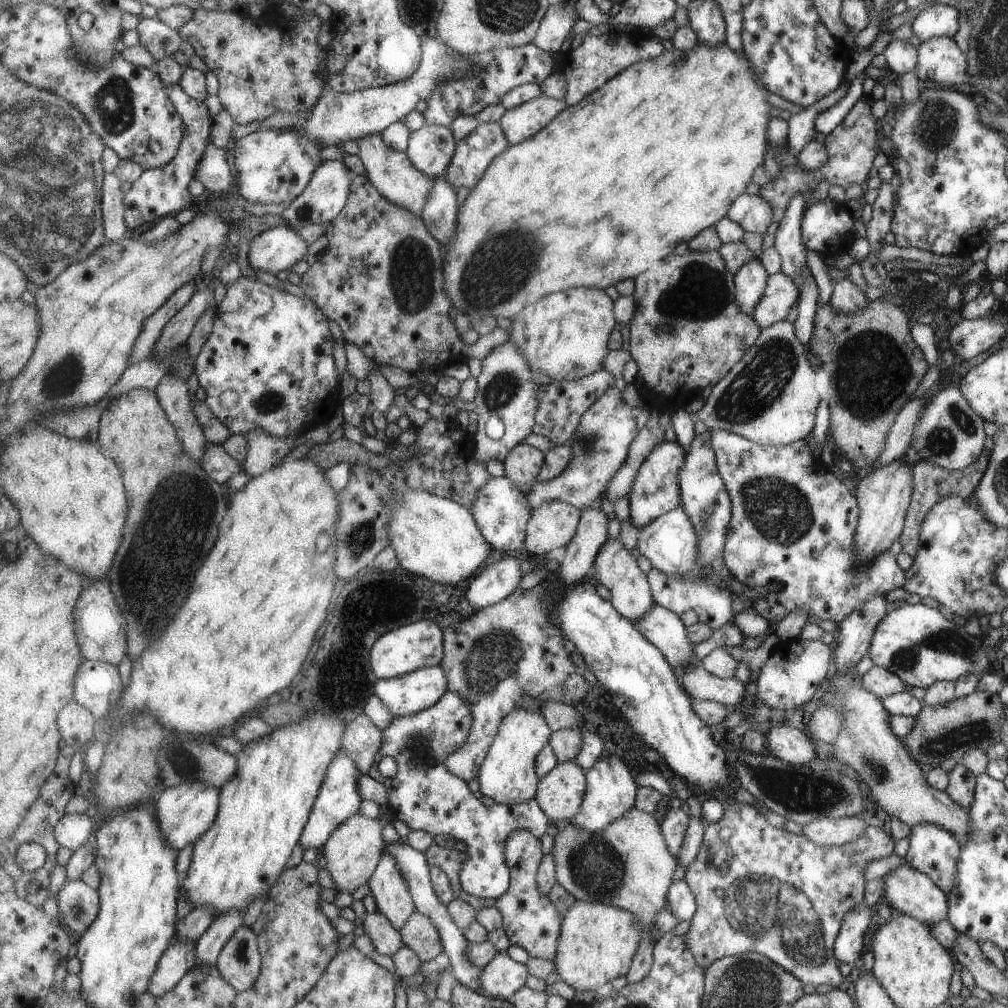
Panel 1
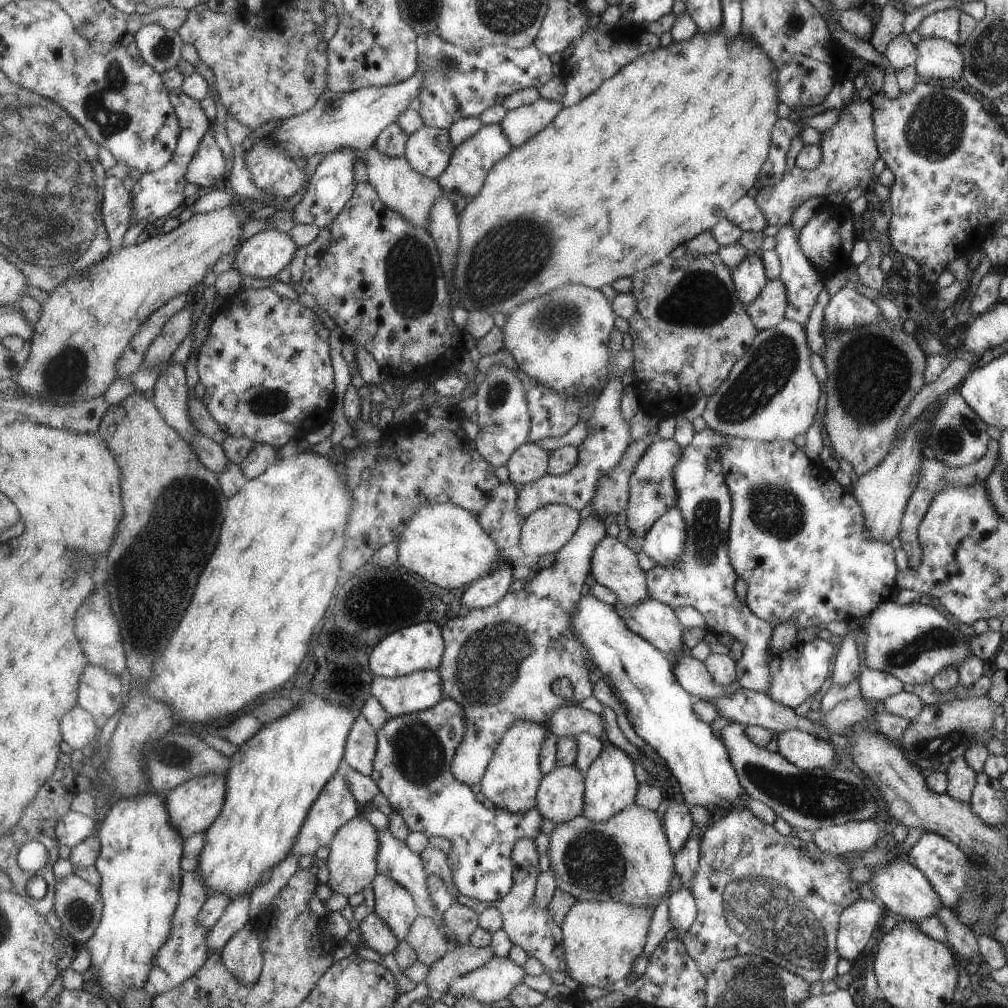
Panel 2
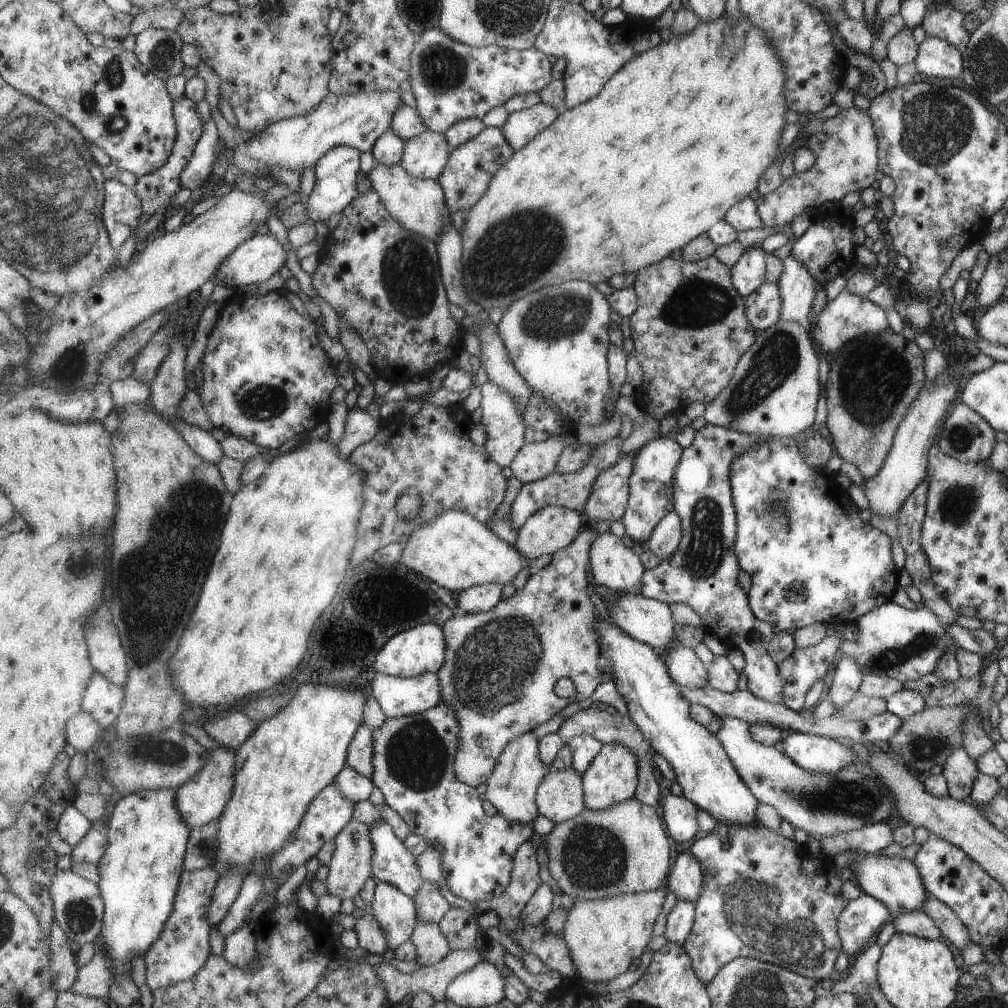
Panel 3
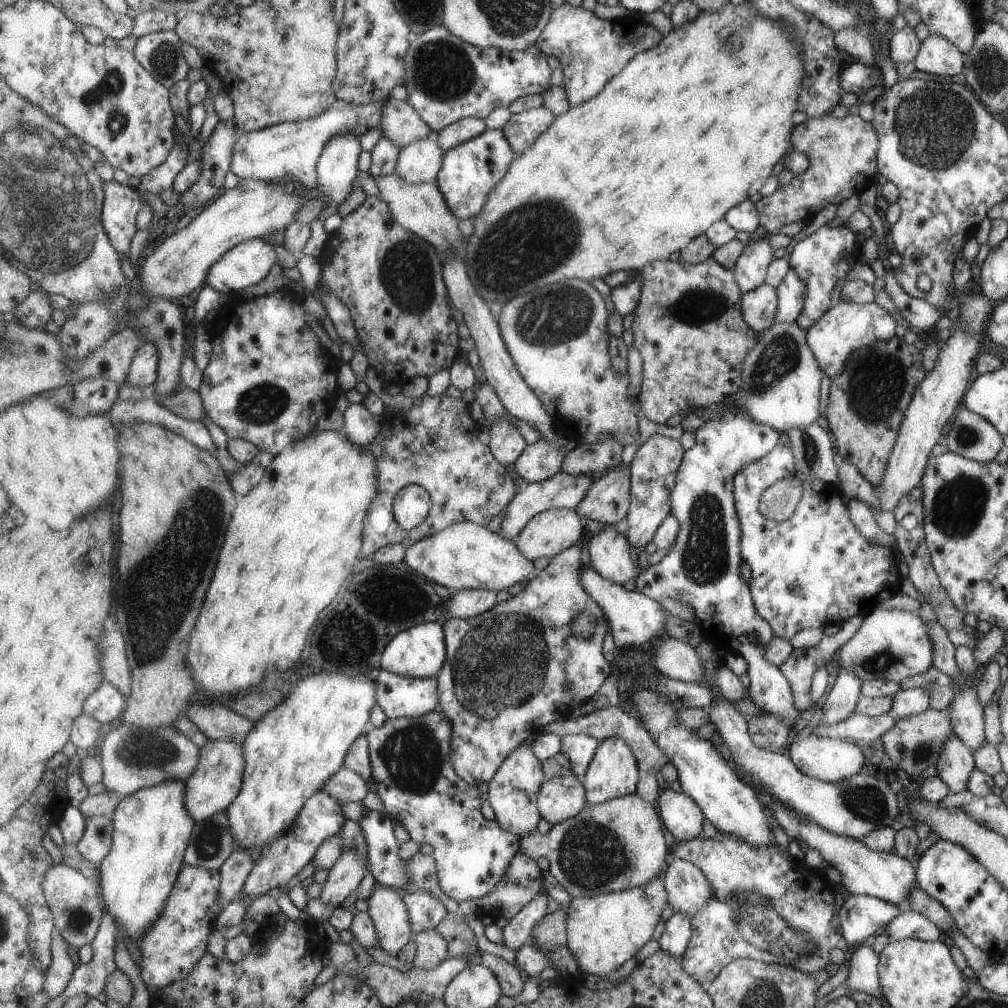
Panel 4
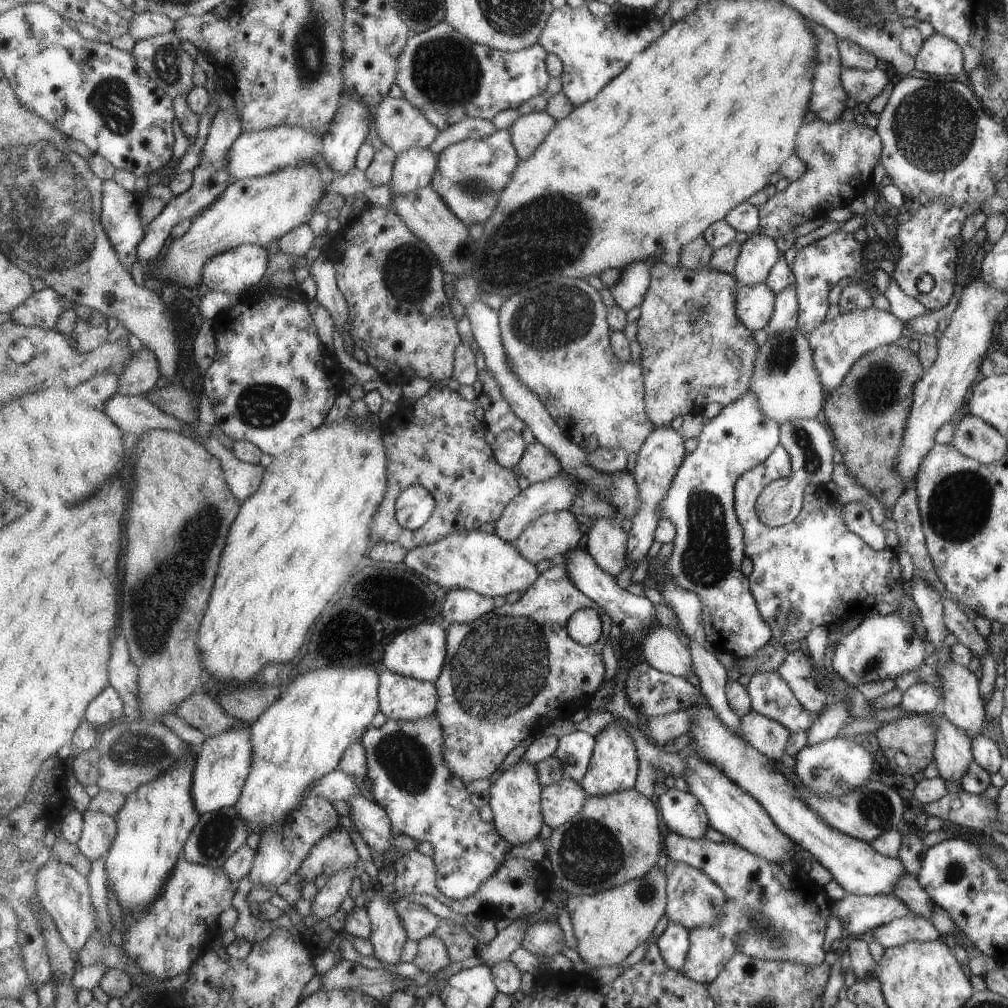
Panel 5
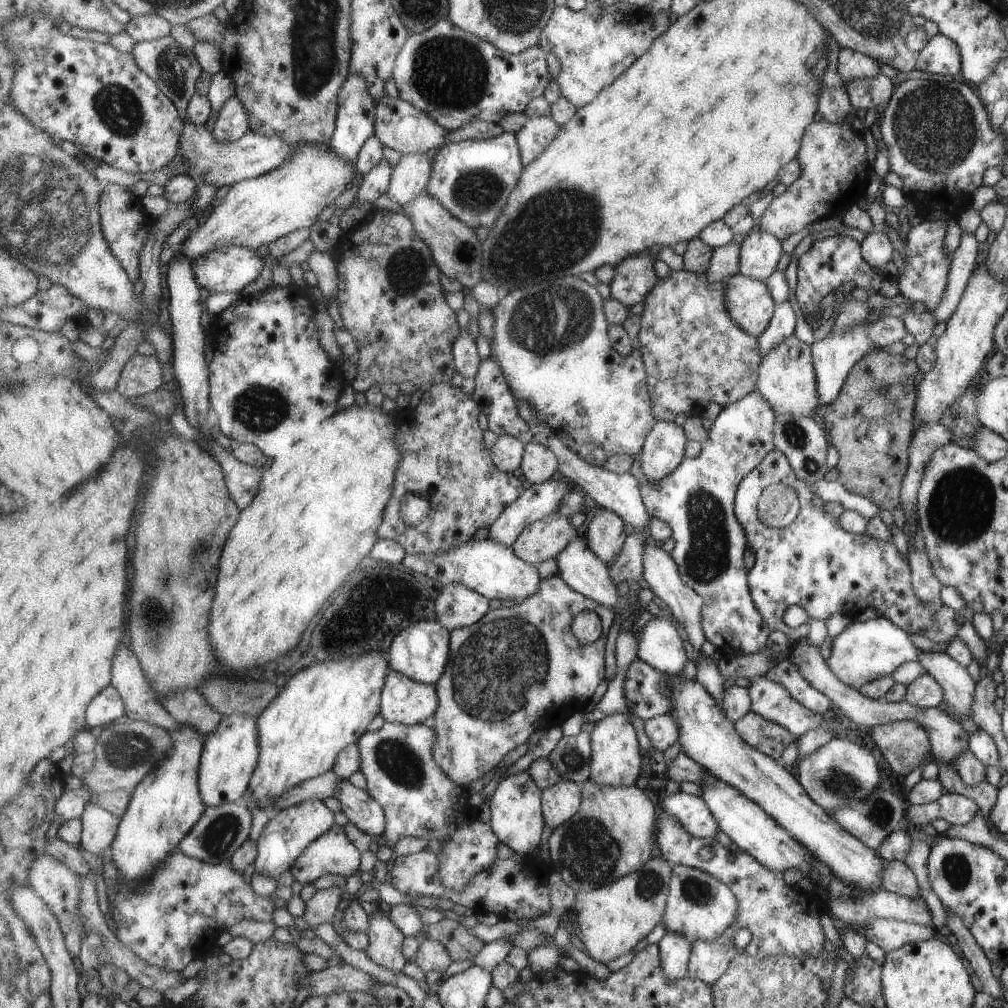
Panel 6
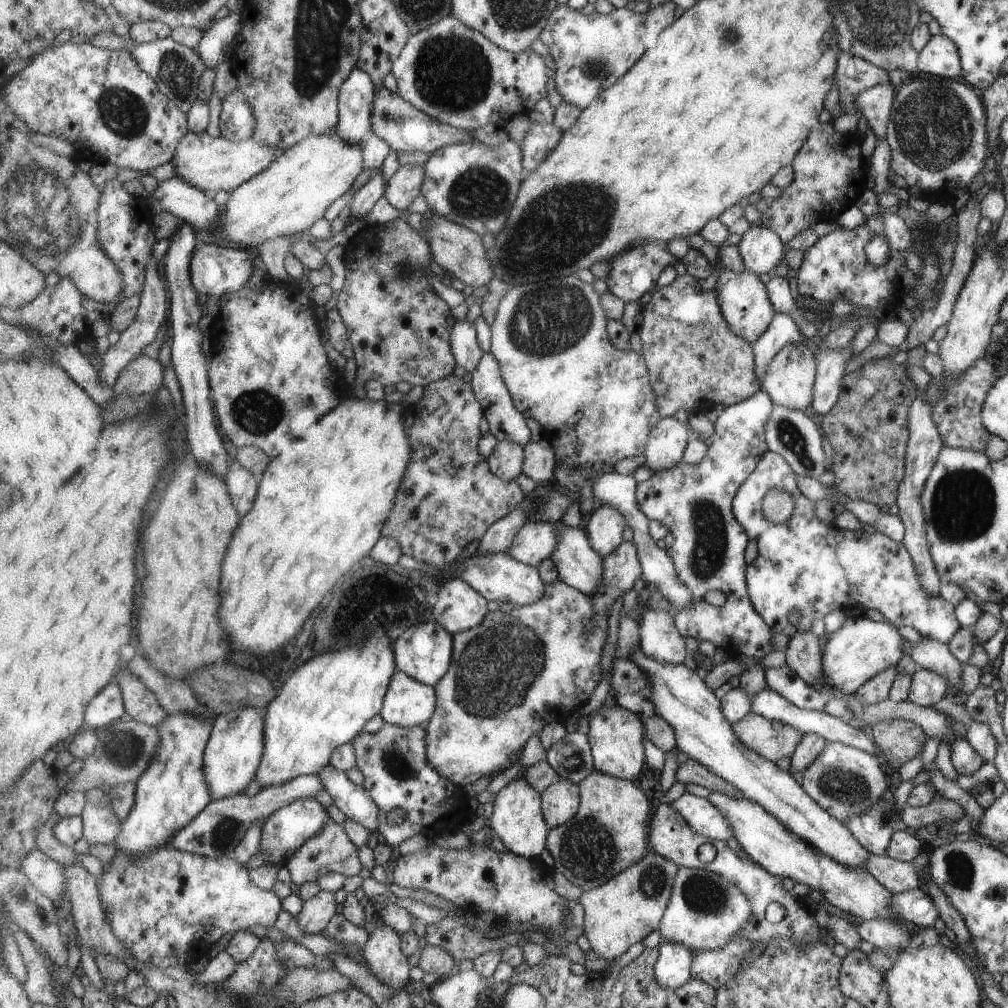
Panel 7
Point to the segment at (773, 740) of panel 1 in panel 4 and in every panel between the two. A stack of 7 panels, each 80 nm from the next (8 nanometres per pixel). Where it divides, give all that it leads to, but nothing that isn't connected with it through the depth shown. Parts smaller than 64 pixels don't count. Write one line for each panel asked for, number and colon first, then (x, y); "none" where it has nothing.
2: (805, 751)
3: (814, 754)
4: (825, 759)

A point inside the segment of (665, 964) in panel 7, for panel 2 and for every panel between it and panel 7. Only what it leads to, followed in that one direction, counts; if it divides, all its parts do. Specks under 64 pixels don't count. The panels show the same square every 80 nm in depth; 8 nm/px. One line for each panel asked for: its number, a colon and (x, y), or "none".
2: (683, 908)
3: (680, 921)
4: (678, 931)
5: (675, 943)
6: (675, 948)

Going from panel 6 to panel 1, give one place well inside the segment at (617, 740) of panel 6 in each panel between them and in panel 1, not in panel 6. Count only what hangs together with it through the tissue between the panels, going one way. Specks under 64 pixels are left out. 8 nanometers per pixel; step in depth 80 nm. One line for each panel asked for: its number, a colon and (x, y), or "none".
1: (611, 791)
2: (611, 785)
3: (613, 777)
4: (614, 772)
5: (615, 764)

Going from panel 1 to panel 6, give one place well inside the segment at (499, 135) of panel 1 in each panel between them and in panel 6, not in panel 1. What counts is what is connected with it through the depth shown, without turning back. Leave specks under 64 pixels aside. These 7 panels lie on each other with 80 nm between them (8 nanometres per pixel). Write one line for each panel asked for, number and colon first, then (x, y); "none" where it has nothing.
2: (472, 161)
3: (471, 167)
4: (470, 171)
5: (472, 174)
6: (474, 178)

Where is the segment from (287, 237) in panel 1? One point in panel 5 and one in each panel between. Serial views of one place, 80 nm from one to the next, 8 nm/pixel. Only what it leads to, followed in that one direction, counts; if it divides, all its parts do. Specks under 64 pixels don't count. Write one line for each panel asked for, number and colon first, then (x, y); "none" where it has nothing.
2: (264, 255)
3: (258, 258)
4: (249, 262)
5: (235, 270)

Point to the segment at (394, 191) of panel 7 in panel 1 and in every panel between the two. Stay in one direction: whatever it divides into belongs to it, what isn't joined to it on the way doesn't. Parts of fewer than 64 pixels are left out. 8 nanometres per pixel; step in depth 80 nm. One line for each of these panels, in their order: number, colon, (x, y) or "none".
1: (432, 148)
2: (430, 150)
3: (425, 156)
4: (421, 161)
5: (415, 168)
6: (411, 175)

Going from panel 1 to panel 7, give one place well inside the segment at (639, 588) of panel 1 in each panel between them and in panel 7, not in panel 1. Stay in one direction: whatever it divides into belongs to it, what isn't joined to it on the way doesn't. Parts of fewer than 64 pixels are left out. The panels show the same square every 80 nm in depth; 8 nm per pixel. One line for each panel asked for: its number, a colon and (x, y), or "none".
2: (615, 565)
3: (614, 565)
4: (610, 551)
5: (607, 541)
6: (606, 536)
7: (605, 528)

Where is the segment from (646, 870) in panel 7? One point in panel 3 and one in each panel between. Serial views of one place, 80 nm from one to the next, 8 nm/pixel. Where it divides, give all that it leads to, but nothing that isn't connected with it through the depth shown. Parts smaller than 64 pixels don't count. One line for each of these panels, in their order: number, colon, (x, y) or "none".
3: (607, 935)
4: (604, 932)
5: (608, 926)
6: (613, 920)

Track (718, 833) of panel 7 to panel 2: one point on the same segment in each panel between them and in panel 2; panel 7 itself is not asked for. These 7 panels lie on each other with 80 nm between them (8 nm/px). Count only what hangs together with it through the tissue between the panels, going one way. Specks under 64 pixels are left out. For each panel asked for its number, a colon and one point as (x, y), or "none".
2: (678, 821)
3: (680, 814)
4: (683, 818)
5: (682, 812)
6: (692, 812)

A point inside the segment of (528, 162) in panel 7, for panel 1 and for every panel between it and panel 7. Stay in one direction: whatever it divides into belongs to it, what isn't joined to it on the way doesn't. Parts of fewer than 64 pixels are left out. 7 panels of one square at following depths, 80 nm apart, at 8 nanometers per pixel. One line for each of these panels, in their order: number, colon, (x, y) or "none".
1: (525, 121)
2: (521, 124)
3: (521, 128)
4: (523, 129)
5: (530, 131)
6: (533, 139)

